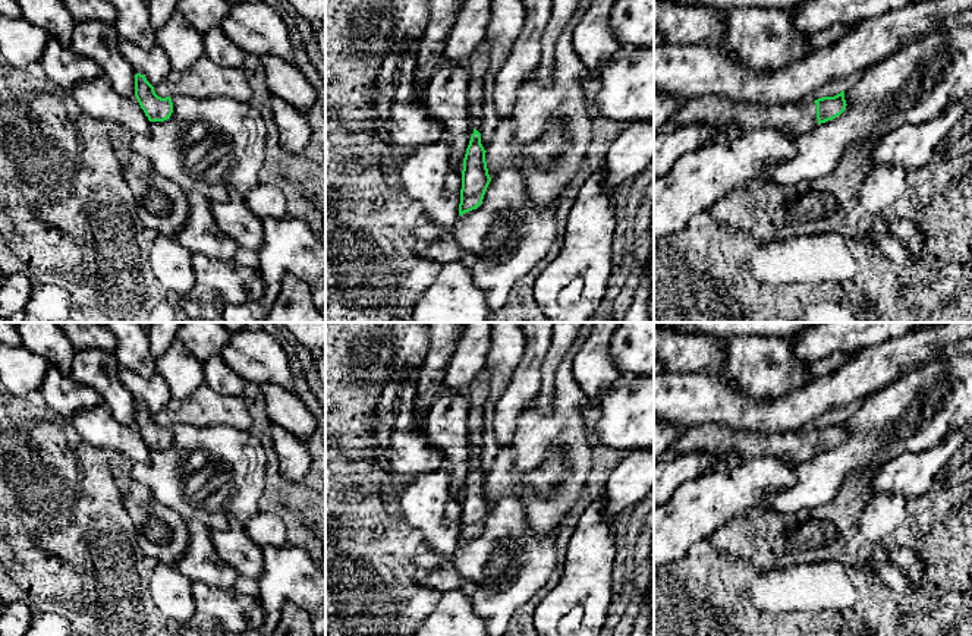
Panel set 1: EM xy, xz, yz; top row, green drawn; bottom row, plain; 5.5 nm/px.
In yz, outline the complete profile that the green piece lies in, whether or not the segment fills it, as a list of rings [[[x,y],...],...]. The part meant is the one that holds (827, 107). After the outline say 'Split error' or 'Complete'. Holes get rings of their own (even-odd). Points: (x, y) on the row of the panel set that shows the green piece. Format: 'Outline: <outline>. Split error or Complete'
Outline: [[[844,91],[822,97],[808,104],[787,103],[767,106],[756,100],[732,100],[724,95],[701,95],[688,100],[673,116],[673,126],[695,123],[726,130],[726,136],[773,127],[796,138],[817,125],[836,119],[846,110]]]. Split error

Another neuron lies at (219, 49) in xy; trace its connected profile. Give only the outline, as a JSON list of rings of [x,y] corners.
[[[214,26],[202,34],[205,56],[223,67],[242,69],[246,53],[236,47],[221,31]]]

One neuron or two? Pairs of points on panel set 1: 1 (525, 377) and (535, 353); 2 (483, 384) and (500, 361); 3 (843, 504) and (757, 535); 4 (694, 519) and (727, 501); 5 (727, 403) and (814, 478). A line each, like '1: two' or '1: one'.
1: one
2: two
3: one
4: one
5: two

